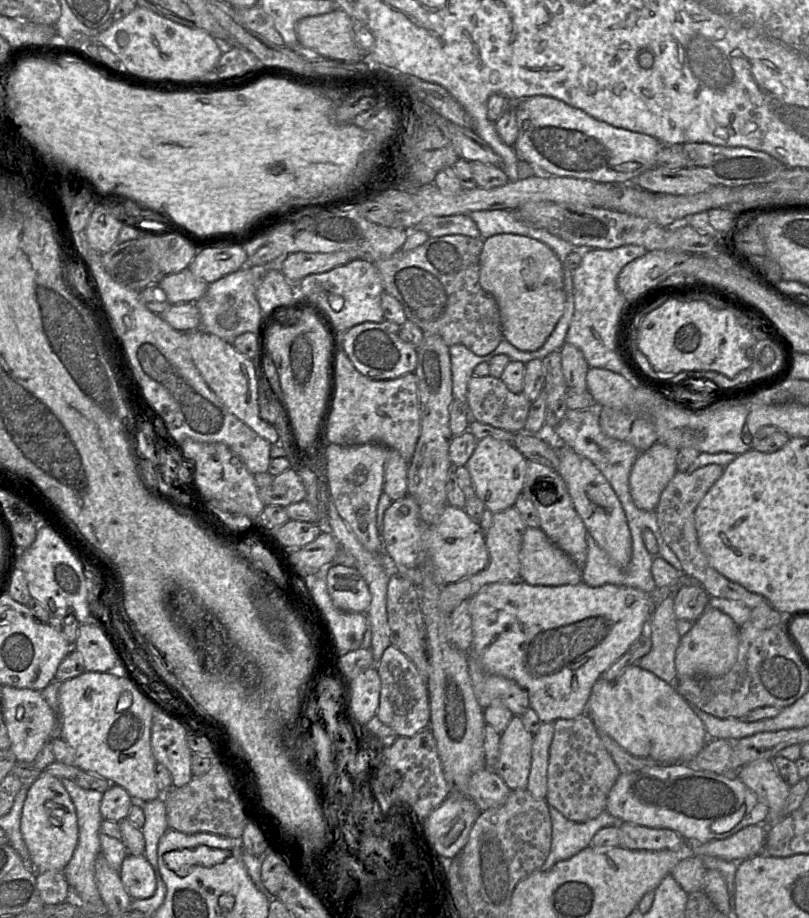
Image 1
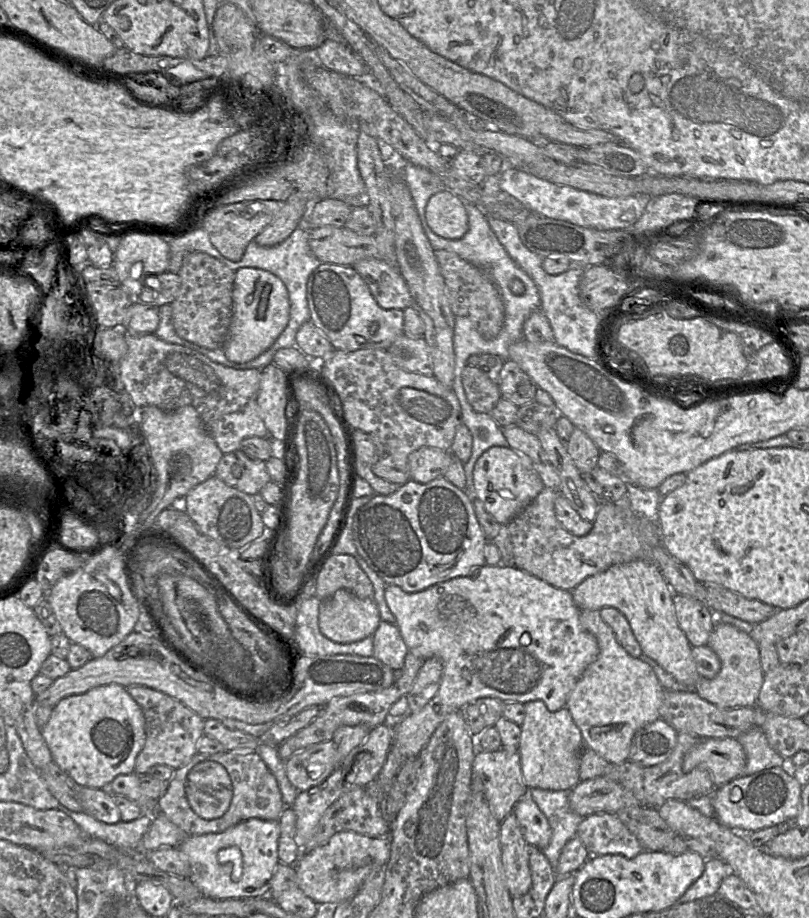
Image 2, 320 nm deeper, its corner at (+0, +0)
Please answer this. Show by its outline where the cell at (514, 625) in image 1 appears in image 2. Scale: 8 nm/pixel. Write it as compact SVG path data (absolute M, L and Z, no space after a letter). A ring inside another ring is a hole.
M484 564L467 576L455 577L419 592L405 592L396 585L386 585L384 591L387 606L395 616L395 624L408 648L408 652L423 660L436 656L443 664L441 683L435 696L419 712L403 716L396 724L392 724L393 747L396 747L405 758L417 757L437 727L450 713L461 711L468 703L479 698L491 697L500 699L503 702L518 702L522 704L540 700L550 712L562 709L566 706L568 696L577 681L585 669L597 659L600 652L596 637L581 626L580 609L573 600L572 591L556 588L512 564L498 564L495 566Z

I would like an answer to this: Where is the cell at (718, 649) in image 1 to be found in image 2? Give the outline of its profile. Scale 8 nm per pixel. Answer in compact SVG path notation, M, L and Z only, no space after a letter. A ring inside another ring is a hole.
M717 623L707 645L716 653L721 669L712 679L701 677L693 690L704 700L719 708L753 707L757 704L764 673L761 668L758 644L749 634L725 623Z

